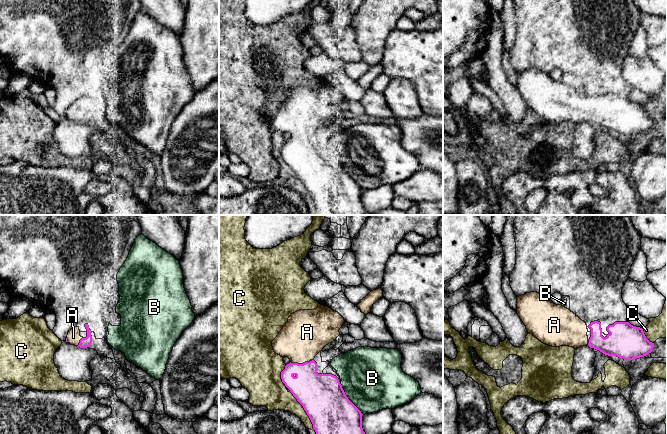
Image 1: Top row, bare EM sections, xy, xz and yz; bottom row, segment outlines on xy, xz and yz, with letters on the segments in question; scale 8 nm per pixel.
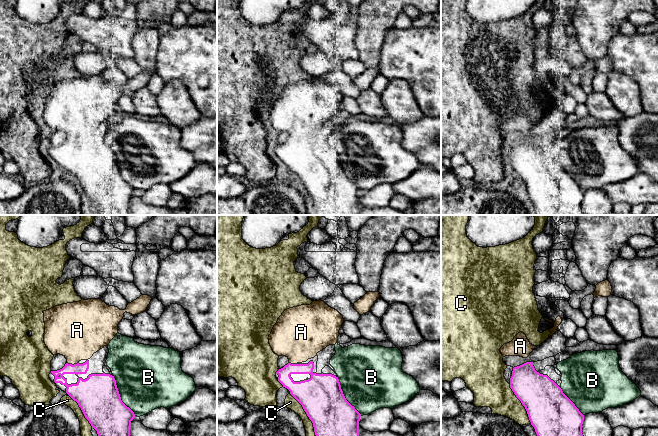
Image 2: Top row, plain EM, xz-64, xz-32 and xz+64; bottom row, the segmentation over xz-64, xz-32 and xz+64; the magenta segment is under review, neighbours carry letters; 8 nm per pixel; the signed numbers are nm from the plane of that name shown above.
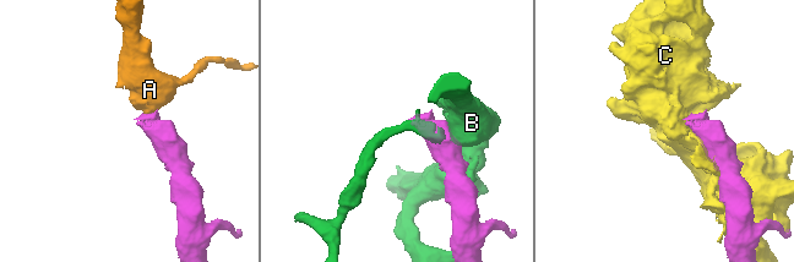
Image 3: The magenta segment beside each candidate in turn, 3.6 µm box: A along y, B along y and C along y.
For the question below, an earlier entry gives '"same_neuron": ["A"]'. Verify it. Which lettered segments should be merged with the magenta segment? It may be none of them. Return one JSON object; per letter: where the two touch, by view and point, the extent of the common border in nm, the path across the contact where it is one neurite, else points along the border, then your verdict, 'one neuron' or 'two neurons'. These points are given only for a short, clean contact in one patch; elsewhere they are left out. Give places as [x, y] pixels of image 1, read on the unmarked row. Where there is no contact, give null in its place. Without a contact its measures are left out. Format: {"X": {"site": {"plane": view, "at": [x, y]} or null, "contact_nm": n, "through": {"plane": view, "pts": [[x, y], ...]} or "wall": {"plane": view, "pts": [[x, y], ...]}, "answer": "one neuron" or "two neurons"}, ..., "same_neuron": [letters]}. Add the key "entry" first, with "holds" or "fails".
{"entry": "holds", "A": {"site": {"plane": "xz", "at": [299, 140]}, "contact_nm": 150, "through": {"plane": "xz", "pts": [[314, 167], [299, 140], [305, 110]]}, "answer": "one neuron"}, "B": {"site": {"plane": "xz", "at": [348, 175]}, "contact_nm": 320, "answer": "two neurons"}, "C": {"site": {"plane": "xz", "at": [304, 185]}, "contact_nm": 360, "answer": "two neurons"}, "same_neuron": ["A"]}

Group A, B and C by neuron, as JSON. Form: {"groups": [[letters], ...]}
{"groups": [["A"], ["B"], ["C"]]}

